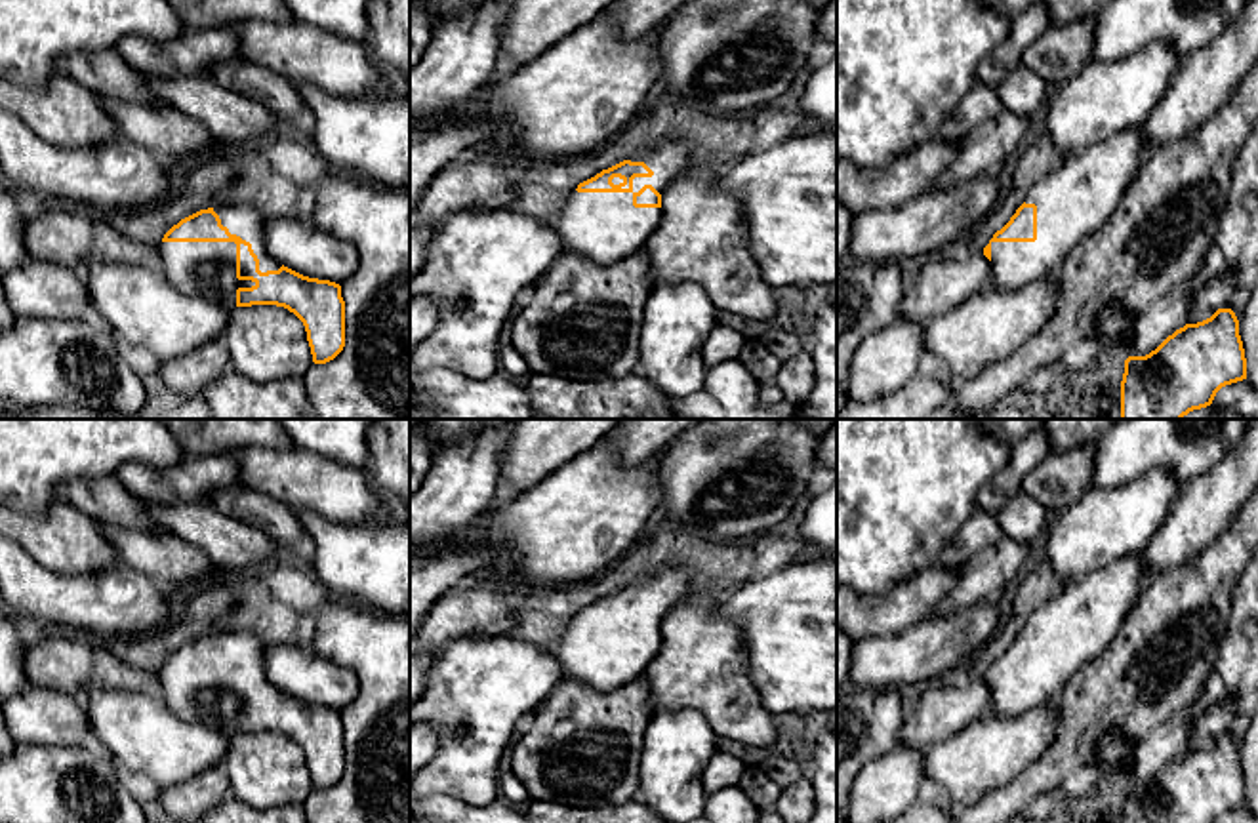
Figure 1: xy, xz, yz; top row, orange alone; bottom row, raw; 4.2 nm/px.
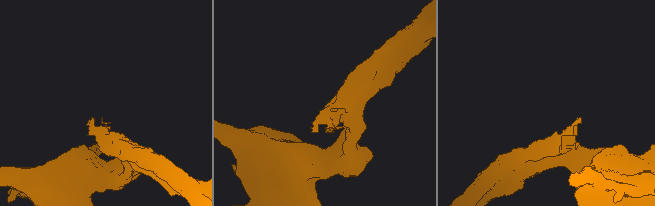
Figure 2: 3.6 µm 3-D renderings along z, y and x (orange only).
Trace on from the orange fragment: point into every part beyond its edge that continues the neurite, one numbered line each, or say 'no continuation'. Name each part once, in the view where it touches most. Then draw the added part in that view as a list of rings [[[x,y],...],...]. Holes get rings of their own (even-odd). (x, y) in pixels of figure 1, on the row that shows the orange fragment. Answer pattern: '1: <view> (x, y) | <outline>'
1: xz (605, 227) | [[[667,139],[627,158],[654,171],[652,177],[635,177],[631,192],[574,191],[555,223],[562,253],[610,267],[640,251],[661,221],[661,208],[635,208],[633,194],[644,185],[663,194],[688,170],[690,154],[688,141]]]

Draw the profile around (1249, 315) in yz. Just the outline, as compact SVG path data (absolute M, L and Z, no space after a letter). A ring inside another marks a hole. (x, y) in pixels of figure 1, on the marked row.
M1258 267L1254 272L1254 288L1239 316L1239 335L1247 358L1247 381L1254 391L1258 391Z

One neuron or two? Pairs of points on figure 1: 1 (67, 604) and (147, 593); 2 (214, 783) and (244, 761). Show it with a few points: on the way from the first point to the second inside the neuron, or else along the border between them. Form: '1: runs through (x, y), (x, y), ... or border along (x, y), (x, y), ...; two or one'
1: runs through (88, 616), (130, 614); one
2: border along (222, 766), (231, 795); two

